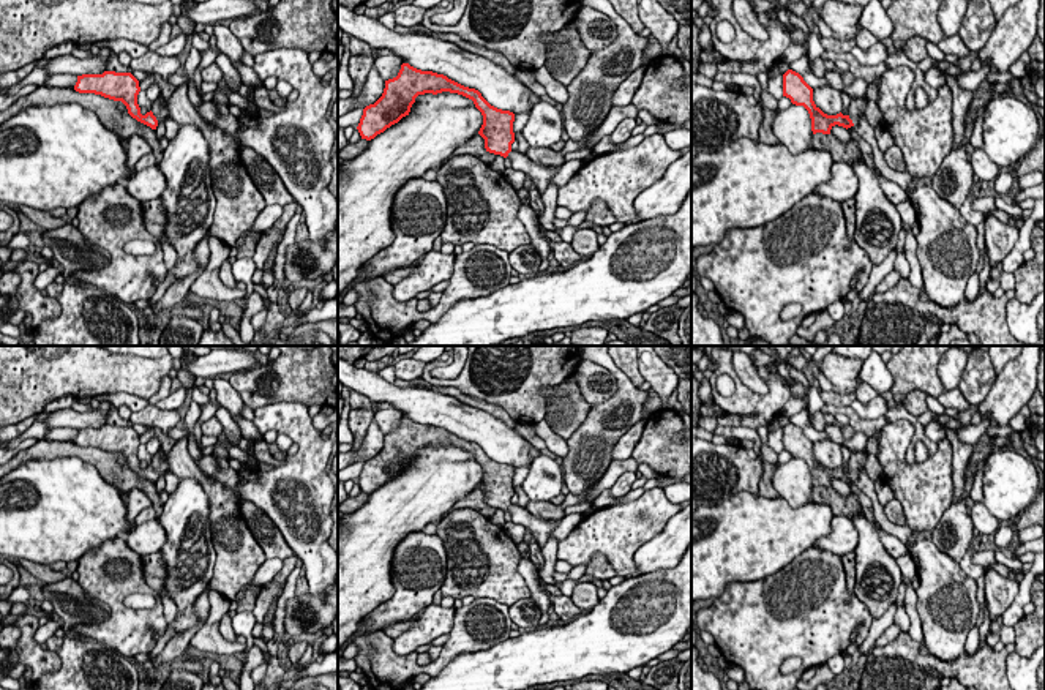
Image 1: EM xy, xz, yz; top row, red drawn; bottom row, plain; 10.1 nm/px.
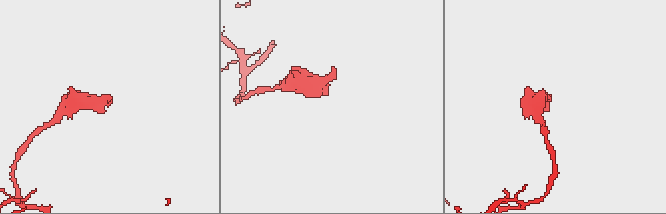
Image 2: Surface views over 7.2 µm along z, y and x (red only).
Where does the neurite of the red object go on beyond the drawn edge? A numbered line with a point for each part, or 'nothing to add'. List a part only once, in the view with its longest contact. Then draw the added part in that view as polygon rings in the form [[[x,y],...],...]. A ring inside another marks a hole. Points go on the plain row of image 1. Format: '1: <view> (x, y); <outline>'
1: xy (160, 461); [[[161,453],[161,455],[153,455],[153,463],[152,463],[153,469],[156,471],[158,477],[159,475],[166,475],[169,469],[169,464],[167,464],[167,458],[166,458],[166,453]]]

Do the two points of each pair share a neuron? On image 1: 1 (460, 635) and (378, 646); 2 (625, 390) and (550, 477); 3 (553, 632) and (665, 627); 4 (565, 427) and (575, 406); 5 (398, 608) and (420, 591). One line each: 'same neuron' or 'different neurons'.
1: same neuron
2: different neurons
3: same neuron
4: same neuron
5: same neuron

